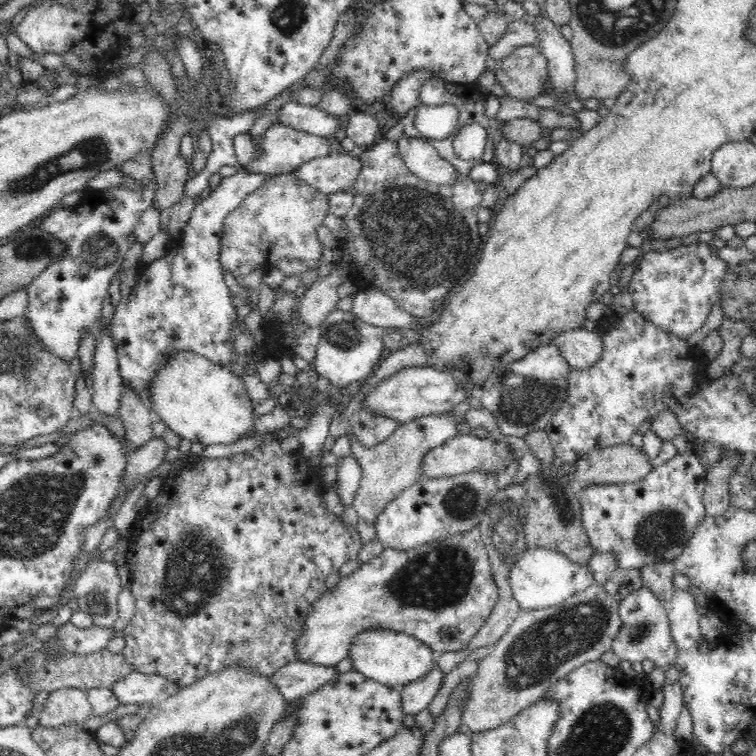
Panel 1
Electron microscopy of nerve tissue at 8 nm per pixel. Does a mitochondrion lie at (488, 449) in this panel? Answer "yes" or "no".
no

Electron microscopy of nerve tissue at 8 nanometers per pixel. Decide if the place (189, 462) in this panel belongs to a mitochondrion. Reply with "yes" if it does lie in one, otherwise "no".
no

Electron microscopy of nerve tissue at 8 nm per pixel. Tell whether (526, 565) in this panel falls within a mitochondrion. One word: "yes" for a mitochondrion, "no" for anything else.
no

